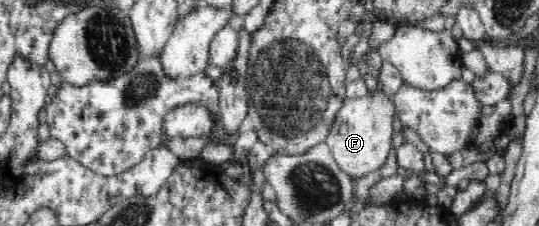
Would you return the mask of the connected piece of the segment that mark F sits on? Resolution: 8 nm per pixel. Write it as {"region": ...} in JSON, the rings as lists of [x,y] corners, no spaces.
{"region":[[[370,91],[363,97],[346,97],[326,137],[331,153],[343,171],[355,180],[380,169],[391,153],[393,125],[397,117],[395,93]]]}

